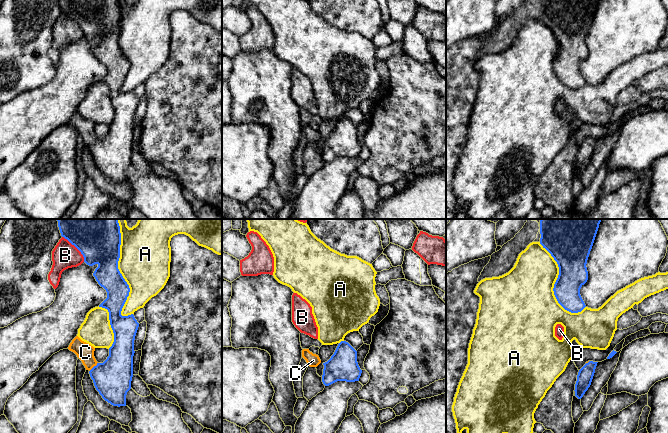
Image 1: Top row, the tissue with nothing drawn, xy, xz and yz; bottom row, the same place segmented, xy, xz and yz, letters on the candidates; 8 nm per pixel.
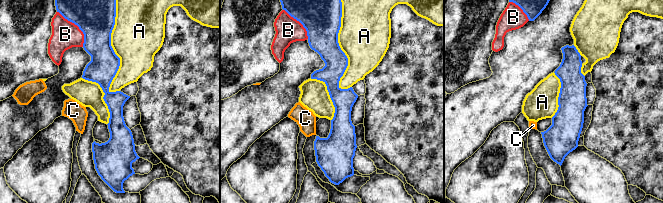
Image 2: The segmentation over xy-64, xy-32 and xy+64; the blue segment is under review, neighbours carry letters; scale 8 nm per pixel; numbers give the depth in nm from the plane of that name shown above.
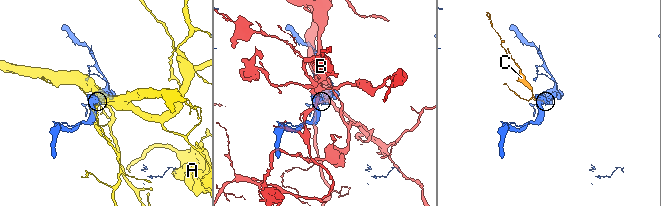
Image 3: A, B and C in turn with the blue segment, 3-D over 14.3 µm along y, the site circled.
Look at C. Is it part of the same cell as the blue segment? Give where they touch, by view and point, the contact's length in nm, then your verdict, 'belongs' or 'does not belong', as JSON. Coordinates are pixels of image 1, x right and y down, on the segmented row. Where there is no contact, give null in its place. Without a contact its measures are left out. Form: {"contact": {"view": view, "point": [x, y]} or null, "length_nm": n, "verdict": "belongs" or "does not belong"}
{"contact": {"view": "xy", "point": [93, 367]}, "length_nm": 100, "verdict": "belongs"}

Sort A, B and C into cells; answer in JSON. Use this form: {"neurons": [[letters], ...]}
{"neurons": [["A"], ["B"], ["C"]]}

